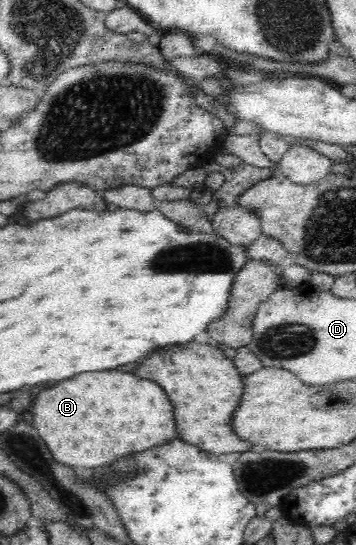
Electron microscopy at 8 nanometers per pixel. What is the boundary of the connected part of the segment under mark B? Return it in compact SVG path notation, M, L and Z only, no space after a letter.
M85 371L75 375L73 379L63 379L53 383L49 389L37 393L33 399L31 413L33 426L43 435L41 439L53 451L53 457L58 462L75 467L101 467L103 463L113 463L123 455L135 454L135 451L145 451L153 445L173 440L178 437L176 422L173 419L173 405L165 395L159 383L143 379L135 373L125 371Z

